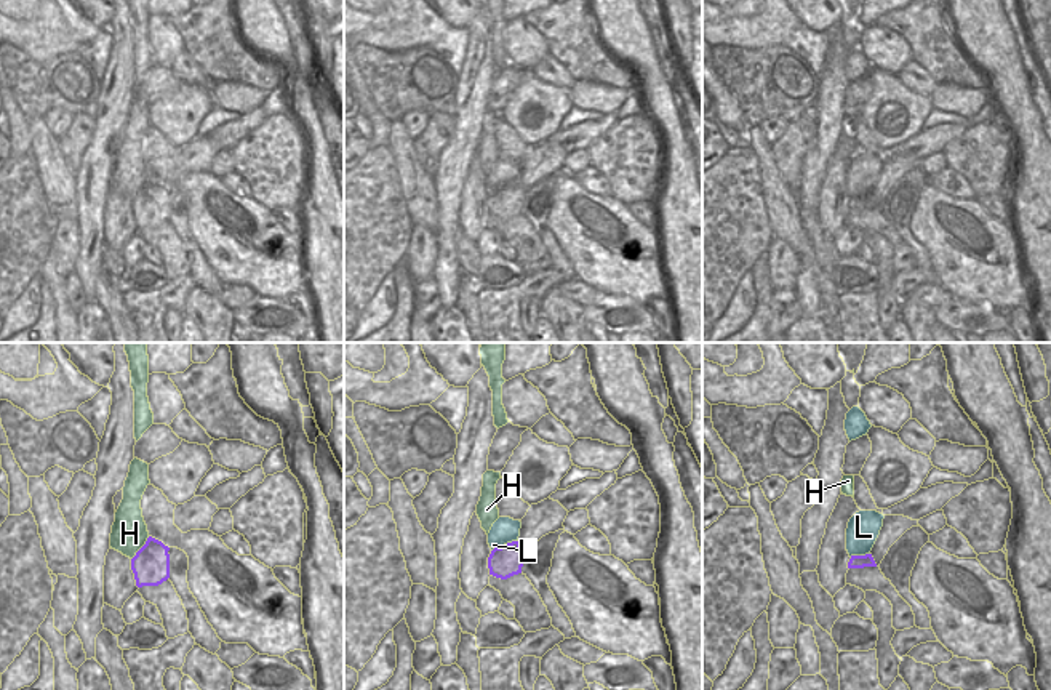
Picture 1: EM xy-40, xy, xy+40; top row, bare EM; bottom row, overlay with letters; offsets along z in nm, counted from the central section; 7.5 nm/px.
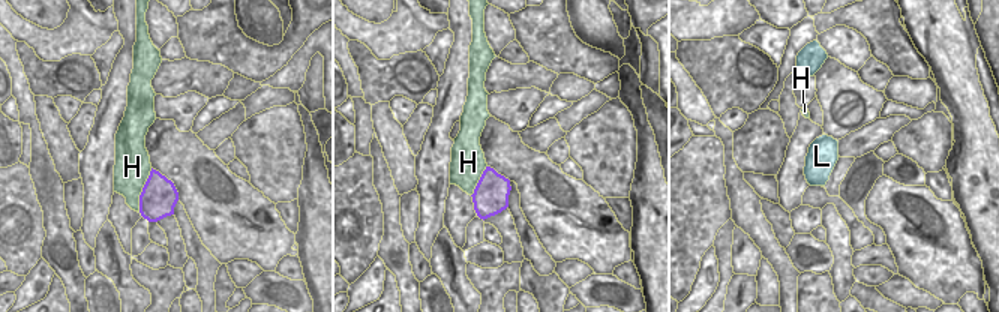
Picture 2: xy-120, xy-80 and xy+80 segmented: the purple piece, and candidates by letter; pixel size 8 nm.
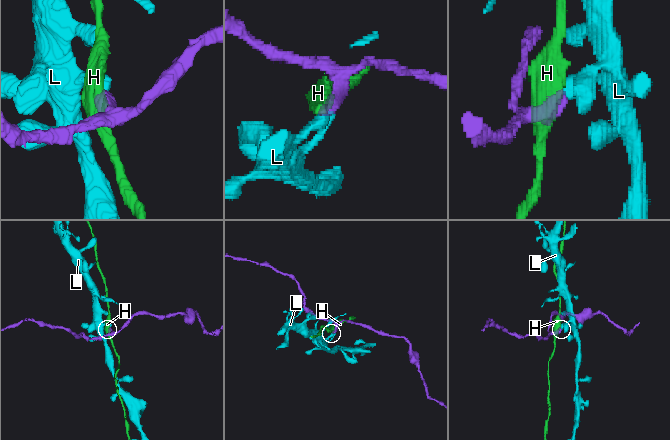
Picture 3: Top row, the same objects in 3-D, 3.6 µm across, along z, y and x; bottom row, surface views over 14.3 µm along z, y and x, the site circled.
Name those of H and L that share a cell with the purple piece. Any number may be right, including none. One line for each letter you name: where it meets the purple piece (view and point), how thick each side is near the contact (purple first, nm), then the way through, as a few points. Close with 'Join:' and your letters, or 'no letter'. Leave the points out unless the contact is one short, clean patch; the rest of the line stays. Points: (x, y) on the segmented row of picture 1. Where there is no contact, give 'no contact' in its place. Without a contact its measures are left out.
Join: no letter

